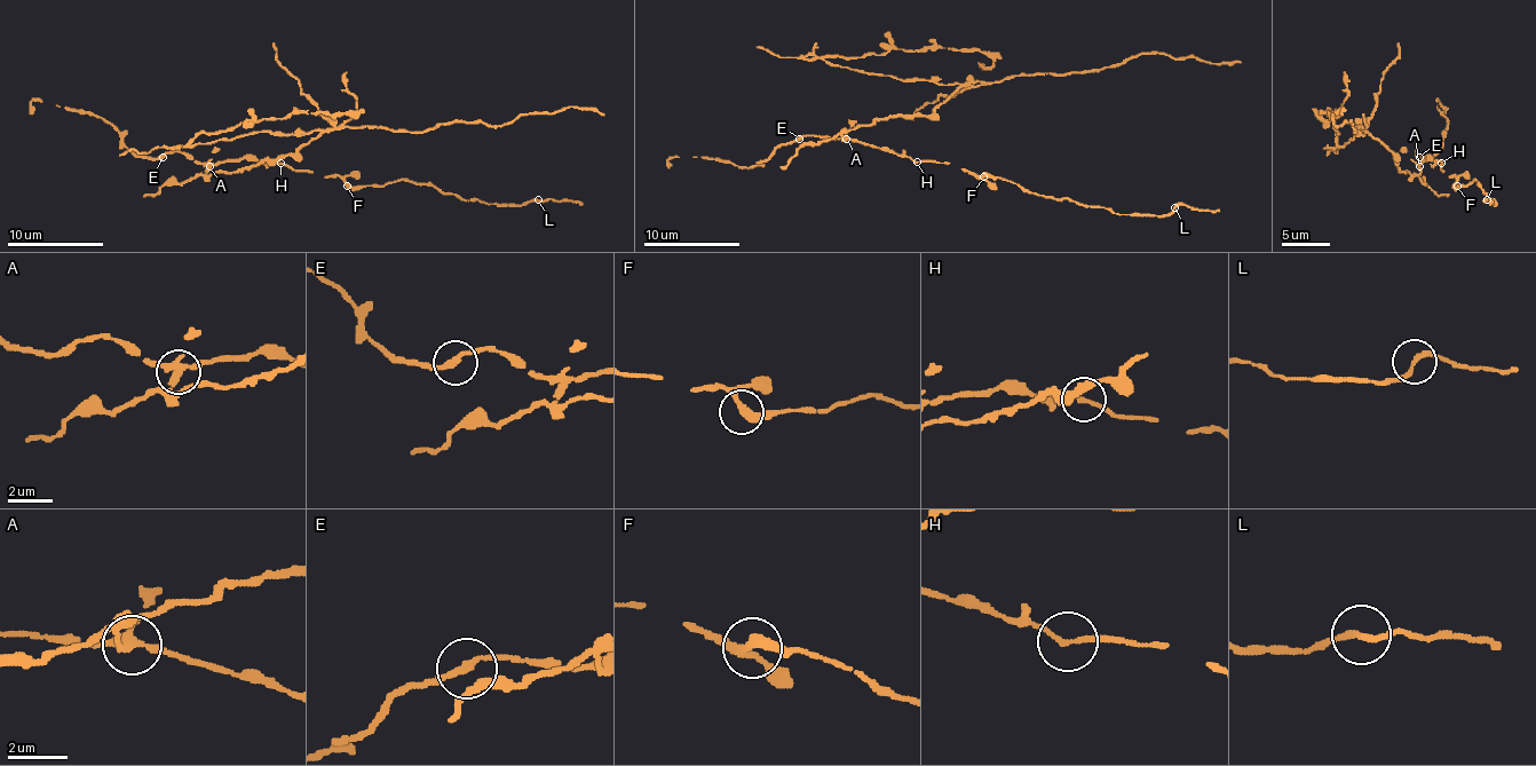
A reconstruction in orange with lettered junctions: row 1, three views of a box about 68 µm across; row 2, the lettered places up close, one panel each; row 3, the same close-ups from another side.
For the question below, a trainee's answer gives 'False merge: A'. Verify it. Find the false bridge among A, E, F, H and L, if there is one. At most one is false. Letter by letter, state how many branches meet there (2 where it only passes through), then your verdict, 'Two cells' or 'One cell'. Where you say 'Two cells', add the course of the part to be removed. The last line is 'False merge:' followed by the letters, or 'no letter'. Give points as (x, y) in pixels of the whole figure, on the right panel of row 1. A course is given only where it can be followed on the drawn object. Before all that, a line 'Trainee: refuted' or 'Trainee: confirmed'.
Trainee: confirmed
A: Branches: 3. Two cells. Course of the part to remove: (1418, 167), (1418, 174), (1399, 167), (1368, 131), (1337, 143), (1327, 112), (1335, 115), (1344, 102), (1344, 71)
E: Branches: 2. One cell
F: Branches: 3. One cell
H: Branches: 2. One cell
L: Branches: 2. One cell
False merge: A

